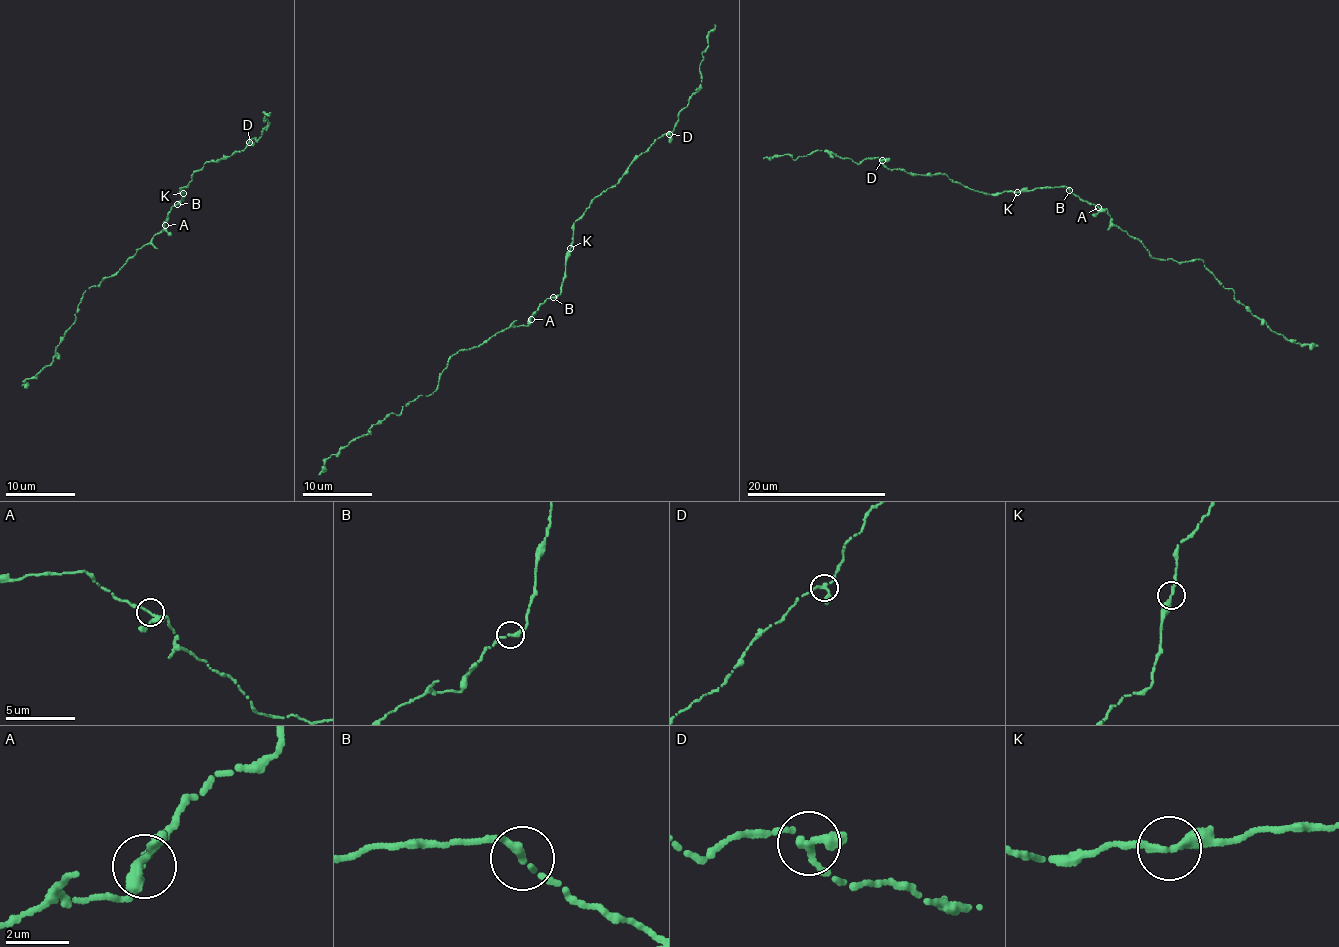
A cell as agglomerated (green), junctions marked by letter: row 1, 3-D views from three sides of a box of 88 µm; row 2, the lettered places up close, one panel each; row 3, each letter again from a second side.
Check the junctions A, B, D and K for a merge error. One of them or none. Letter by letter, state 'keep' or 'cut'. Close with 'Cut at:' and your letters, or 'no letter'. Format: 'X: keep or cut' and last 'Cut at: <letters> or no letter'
A: keep
B: keep
D: keep
K: keep
Cut at: no letter

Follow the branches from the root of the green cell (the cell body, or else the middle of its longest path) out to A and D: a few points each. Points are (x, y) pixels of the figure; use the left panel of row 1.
A: (178, 204), (172, 206), (164, 225)
D: (178, 204), (183, 201), (181, 188), (206, 161), (244, 151), (249, 142)

